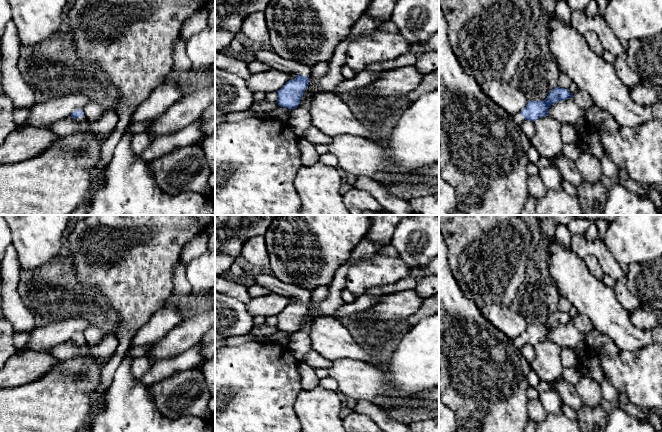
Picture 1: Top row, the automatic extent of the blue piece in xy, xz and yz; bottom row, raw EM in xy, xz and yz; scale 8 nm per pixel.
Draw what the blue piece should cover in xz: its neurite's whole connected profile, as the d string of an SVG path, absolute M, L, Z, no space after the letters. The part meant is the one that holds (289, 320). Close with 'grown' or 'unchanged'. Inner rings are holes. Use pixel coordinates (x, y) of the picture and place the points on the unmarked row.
M262 271L256 274L256 282L273 293L296 299L295 303L289 304L277 315L277 327L280 331L292 334L297 332L305 313L309 309L308 301L310 300L311 291L286 284L278 280L270 271Z; grown

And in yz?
M560 311L554 312L549 316L547 322L542 325L528 325L526 331L521 336L512 340L515 347L521 349L524 344L536 345L539 342L548 340L551 329L573 321L569 313Z; grown

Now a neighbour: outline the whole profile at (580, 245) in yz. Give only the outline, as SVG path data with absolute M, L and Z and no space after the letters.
M585 233L571 236L571 250L581 259L594 255L601 265L604 273L615 281L626 277L622 266L615 260L610 250L599 239L589 241Z

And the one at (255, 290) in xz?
M257 282L249 287L247 287L248 293L251 298L257 298L262 295L267 295L272 293L269 289L261 286Z

